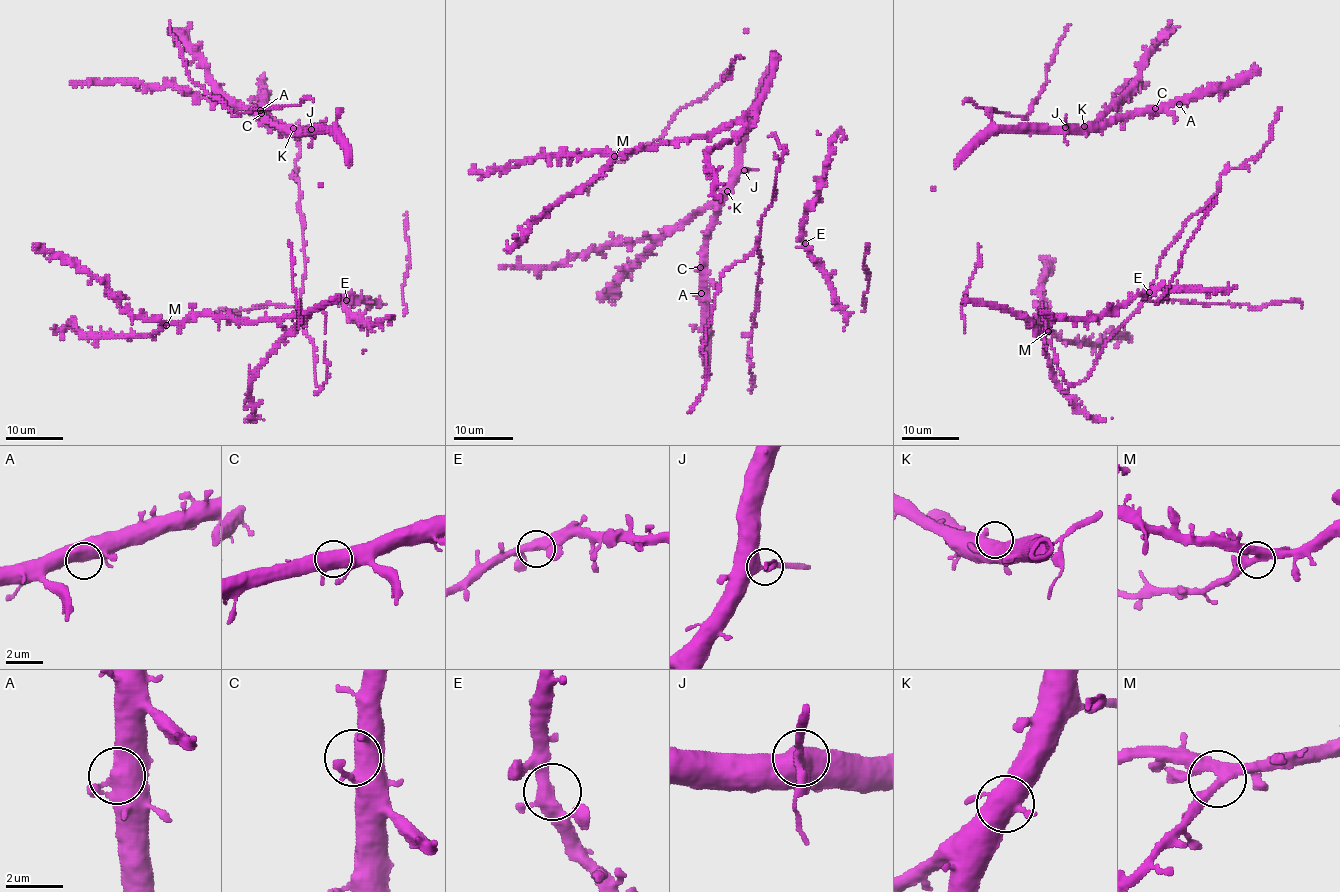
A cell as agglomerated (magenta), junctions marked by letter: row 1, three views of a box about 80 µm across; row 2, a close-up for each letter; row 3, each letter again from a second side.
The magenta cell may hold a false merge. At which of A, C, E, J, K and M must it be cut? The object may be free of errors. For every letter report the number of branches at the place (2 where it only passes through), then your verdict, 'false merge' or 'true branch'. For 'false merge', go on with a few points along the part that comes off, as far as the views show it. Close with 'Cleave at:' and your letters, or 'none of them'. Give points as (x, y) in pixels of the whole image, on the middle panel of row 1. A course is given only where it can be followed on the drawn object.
A: 3 | true branch
C: 3 | true branch
E: 3 | true branch
J: 3 | false merge
K: 3 | true branch
M: 3 | true branch
Cleave at: J

